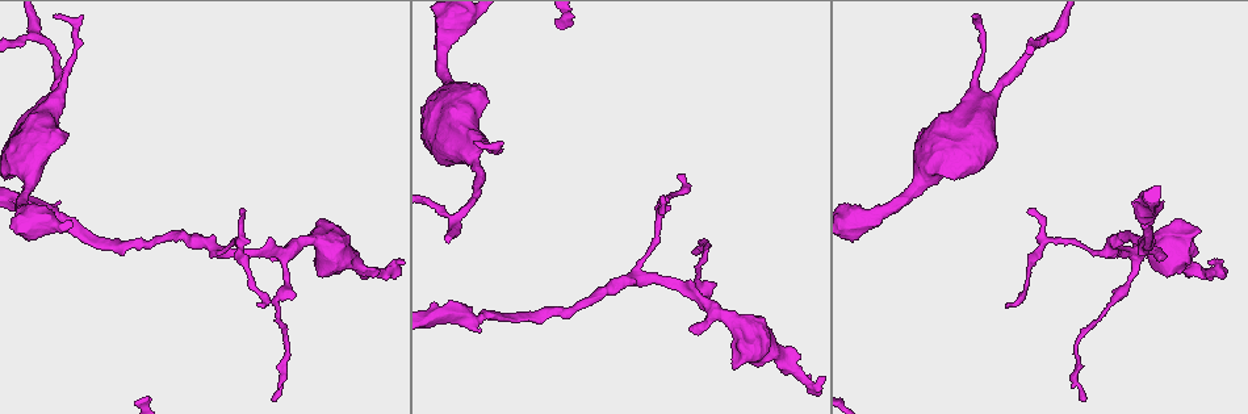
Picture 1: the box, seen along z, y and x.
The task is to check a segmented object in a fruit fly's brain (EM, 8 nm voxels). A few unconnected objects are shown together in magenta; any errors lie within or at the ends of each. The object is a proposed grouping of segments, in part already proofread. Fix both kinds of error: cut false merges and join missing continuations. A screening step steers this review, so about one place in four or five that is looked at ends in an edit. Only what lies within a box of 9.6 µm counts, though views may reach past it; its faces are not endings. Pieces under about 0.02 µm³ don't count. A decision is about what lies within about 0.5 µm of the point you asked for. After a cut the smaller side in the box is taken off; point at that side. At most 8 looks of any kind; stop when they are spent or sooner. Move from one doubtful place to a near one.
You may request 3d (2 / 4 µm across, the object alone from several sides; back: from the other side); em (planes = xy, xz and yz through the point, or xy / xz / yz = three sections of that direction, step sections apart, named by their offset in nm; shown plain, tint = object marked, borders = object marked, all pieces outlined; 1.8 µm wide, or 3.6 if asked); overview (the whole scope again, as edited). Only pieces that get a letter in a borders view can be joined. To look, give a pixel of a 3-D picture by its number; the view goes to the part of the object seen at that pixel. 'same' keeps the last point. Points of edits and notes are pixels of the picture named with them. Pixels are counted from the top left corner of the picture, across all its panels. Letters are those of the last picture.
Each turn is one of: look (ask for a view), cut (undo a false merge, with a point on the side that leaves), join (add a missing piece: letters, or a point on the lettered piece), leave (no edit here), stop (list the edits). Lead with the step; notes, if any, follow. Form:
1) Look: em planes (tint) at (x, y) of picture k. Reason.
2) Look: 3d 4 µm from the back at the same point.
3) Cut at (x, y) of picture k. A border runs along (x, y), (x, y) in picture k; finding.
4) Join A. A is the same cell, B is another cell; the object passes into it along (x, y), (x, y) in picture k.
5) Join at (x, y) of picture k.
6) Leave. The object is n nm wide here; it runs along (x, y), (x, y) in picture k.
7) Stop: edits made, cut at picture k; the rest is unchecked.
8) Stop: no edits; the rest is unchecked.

Look: 3d 4 µm at (1049, 35) of picture 1. Abrupt turn.

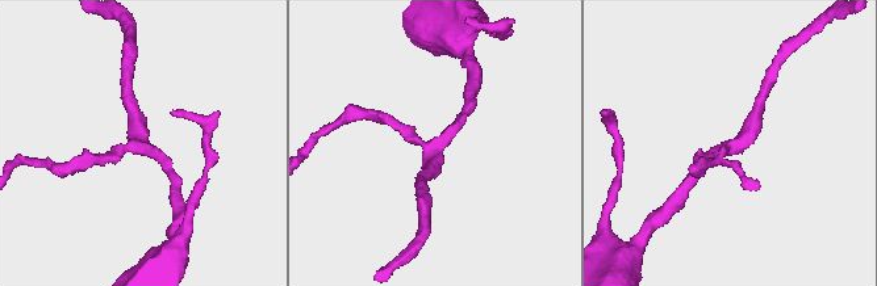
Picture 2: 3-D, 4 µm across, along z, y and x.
Look: em planes (tint) at (141, 144) of picture 2. 3 arms meet here; need the tissue.

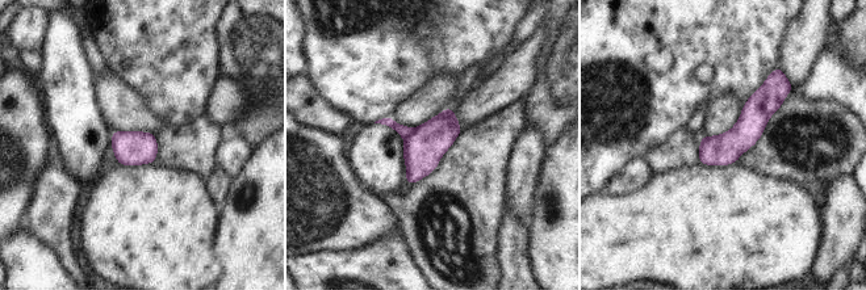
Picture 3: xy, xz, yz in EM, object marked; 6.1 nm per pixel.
Look: em planes (borders) at the same point. See the neighbours.

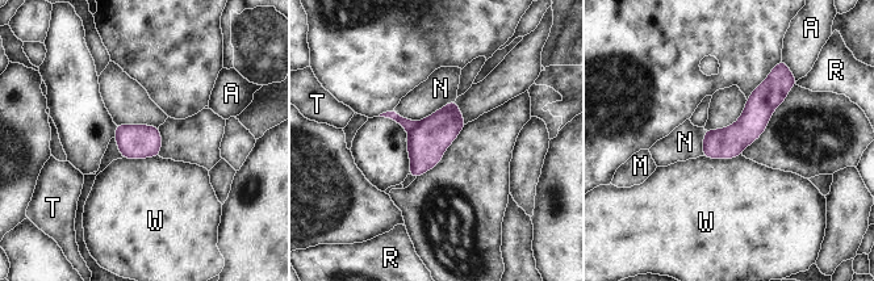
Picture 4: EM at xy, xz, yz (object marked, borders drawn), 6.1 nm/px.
Cut at (408, 125) of picture 4. The object is 190 nm wide here; A, M, N, R, T and W are other cells; a border runs along (417, 122), (408, 131) in picture 4; two neurons meet here.

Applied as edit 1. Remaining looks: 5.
Look: overview. See it whole again.

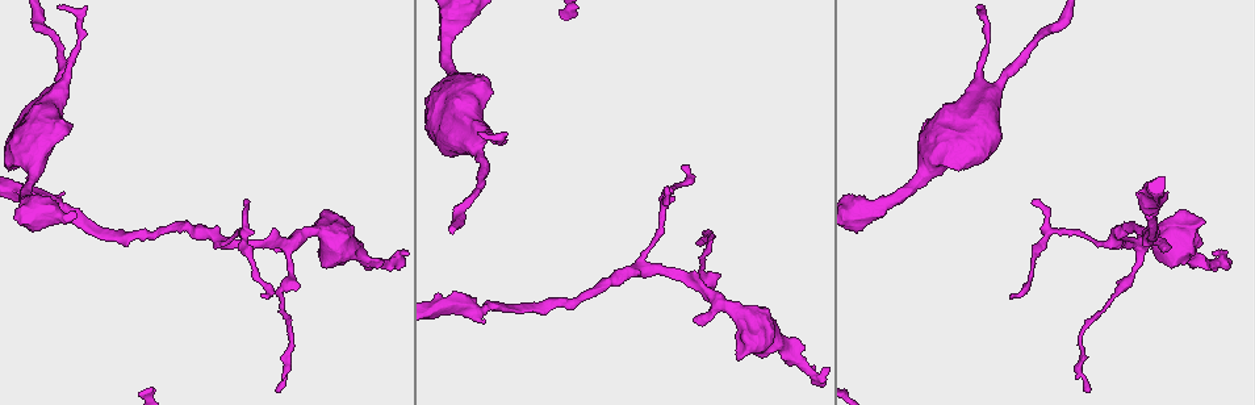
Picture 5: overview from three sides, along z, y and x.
Look: em 3.6 µm planes (borders) at (42, 110) of picture 5. Free end.

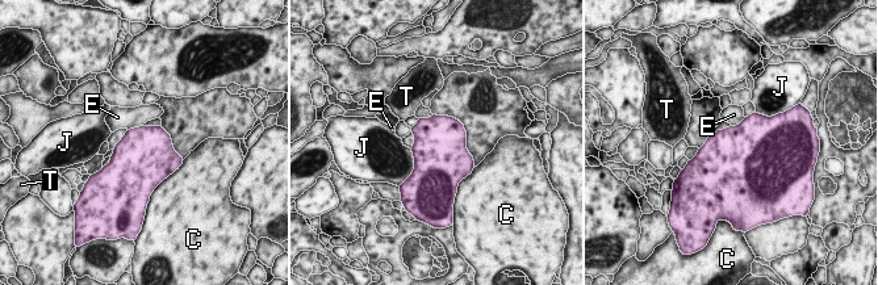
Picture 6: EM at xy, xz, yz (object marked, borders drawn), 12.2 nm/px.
Leave. C, E, J and T are other cells; a border runs along (745, 117), (739, 124), (731, 126) in picture 6; none of them fits.

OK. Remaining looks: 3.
Look: 3d 4 µm at (1139, 244) of picture 5. Calibre changes.

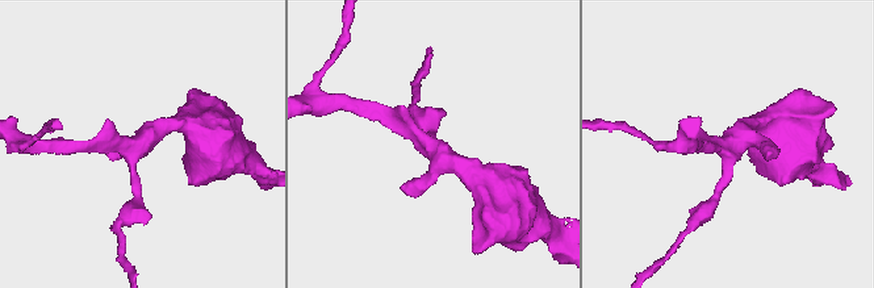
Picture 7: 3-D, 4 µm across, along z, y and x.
Look: em xz step 4 (tint) at (435, 146) of picture 7.

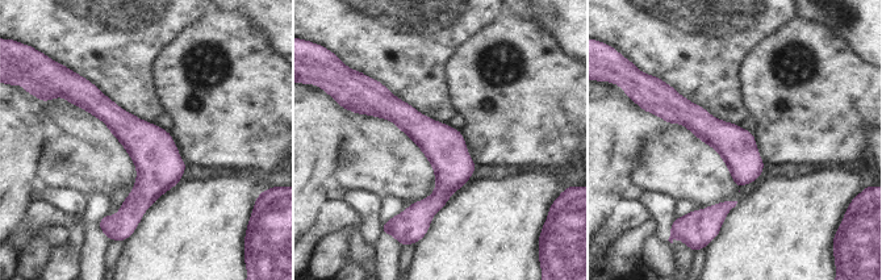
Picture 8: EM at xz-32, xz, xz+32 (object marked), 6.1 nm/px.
Look: em planes (borders) at the same point. Another direction.

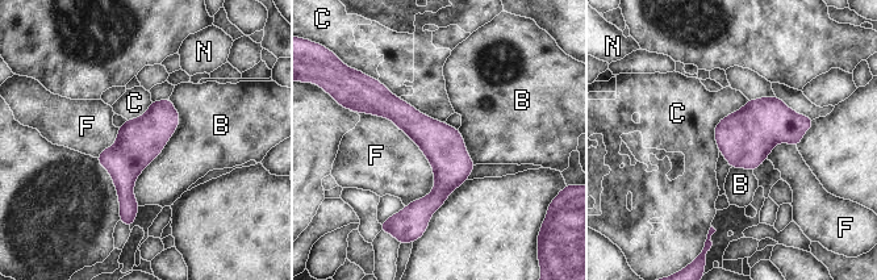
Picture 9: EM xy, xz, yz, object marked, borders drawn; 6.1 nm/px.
Leave. B, C, F and N are other cells; it runs along (380, 88), (442, 154), (425, 217) in picture 9; all the same neuron.

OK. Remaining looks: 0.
Stop: edits made, cut at picture 4; the rest is unchecked.

